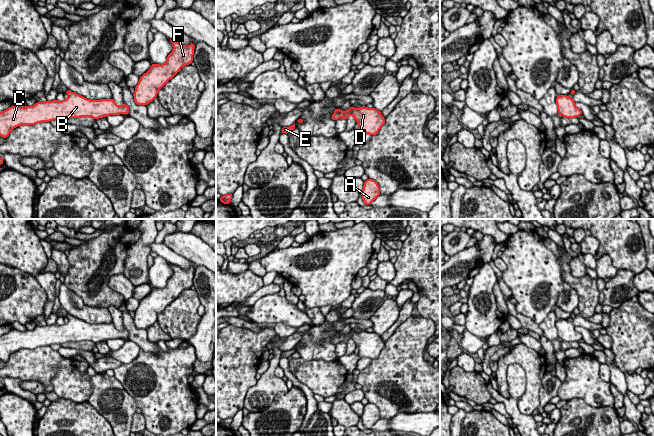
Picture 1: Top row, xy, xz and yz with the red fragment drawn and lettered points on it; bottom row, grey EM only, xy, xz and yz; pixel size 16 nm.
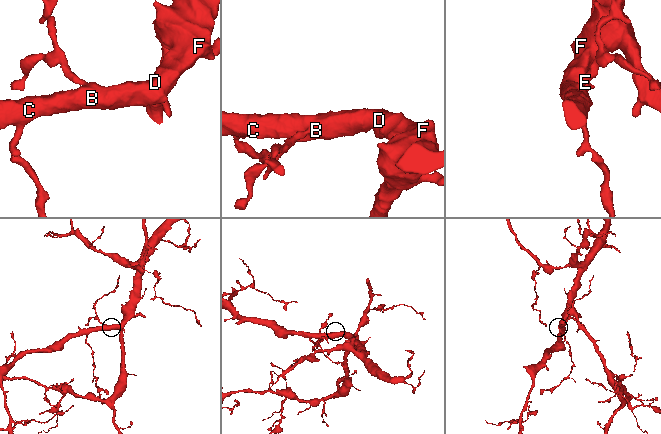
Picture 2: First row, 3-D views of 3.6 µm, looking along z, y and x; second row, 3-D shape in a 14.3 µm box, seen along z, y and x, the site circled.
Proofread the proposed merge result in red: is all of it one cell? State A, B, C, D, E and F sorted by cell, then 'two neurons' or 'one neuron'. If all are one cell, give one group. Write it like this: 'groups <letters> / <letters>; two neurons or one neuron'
groups A B C D E F; one neuron

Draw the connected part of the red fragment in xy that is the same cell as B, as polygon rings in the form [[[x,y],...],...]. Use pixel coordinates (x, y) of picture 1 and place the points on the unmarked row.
[[[70,314],[63,325],[36,326],[34,330],[12,329],[0,336],[0,360],[7,362],[10,355],[20,349],[35,349],[41,346],[65,342],[92,341],[98,343],[109,339],[127,338],[129,330],[118,330],[114,323],[89,324]]]

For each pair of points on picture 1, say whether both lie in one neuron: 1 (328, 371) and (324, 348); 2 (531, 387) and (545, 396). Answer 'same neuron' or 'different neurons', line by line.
1: different neurons
2: different neurons

